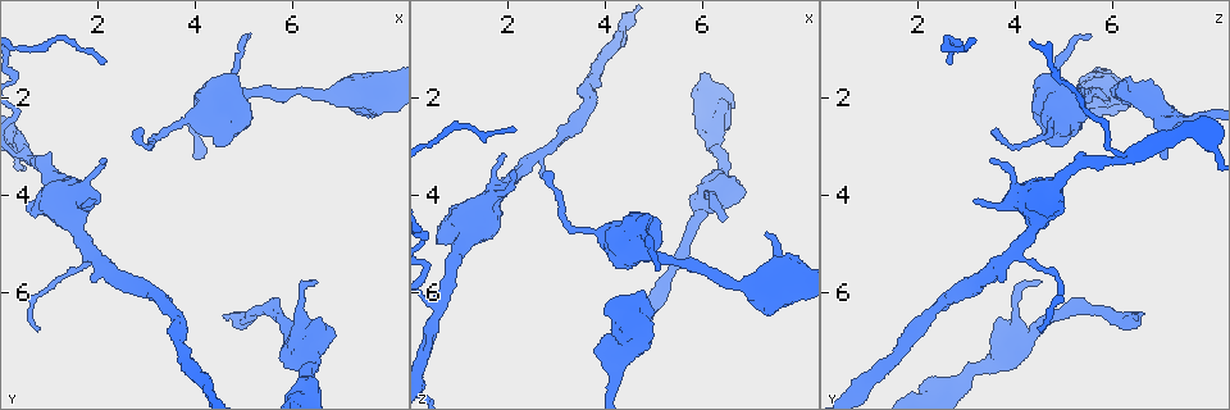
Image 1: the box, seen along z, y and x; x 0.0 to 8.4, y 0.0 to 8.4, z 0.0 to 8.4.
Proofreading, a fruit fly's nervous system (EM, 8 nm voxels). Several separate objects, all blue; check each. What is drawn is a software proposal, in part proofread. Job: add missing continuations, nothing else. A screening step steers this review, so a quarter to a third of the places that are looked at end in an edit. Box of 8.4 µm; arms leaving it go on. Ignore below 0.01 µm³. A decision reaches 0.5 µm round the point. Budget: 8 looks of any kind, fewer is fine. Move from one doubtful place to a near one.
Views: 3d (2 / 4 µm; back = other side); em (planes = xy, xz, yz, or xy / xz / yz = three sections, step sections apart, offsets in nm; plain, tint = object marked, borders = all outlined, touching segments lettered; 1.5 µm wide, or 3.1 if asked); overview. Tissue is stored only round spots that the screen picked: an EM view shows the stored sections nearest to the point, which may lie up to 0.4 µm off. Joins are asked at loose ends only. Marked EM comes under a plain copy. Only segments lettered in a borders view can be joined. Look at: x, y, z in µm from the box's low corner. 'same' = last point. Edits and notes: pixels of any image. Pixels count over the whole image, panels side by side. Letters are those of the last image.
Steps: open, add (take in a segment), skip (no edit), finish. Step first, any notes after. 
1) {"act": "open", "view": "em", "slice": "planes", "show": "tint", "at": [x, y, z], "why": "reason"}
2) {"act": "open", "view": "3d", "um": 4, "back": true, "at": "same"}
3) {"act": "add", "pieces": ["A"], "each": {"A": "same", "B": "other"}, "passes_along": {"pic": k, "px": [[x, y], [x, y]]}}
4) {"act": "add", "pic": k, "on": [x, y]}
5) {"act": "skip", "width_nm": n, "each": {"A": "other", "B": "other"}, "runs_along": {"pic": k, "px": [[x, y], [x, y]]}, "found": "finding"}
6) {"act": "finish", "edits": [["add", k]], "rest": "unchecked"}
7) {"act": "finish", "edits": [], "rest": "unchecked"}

{"act": "open", "view": "3d", "um": 2, "at": [4.00, 3.25, 7.15], "why": "free end"}

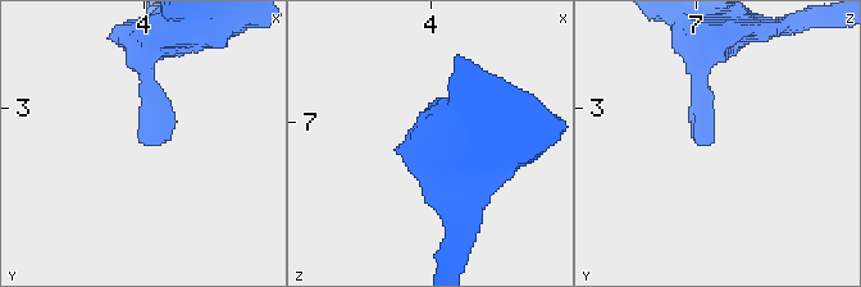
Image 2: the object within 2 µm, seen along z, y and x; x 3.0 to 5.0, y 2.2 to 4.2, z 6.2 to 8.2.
{"act": "open", "view": "em", "slice": "planes", "show": "borders", "at": [4.00, 3.22, 7.12], "why": "need the tissue"}

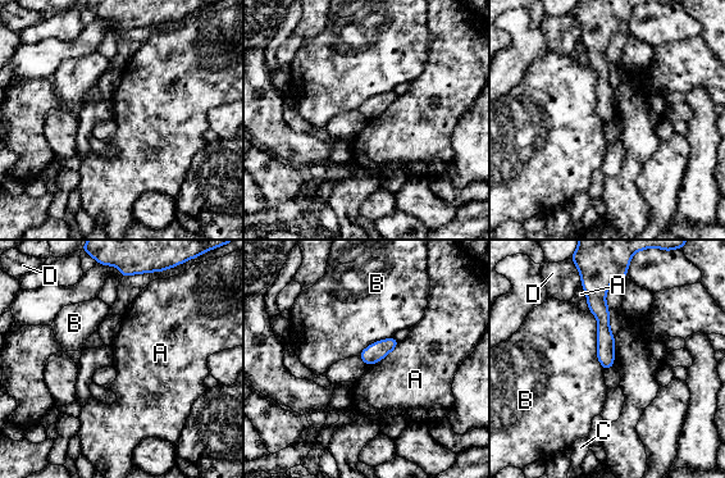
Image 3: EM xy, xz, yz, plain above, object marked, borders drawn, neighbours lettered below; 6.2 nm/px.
{"act": "skip", "each": {"A": "other", "B": "other", "C": "other", "D": "other"}, "border": {"pic": 3, "px": [[399, 342], [383, 358], [366, 365]]}, "found": "none of them fits"}

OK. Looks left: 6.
{"act": "open", "view": "em", "slice": "xz", "step": 4, "show": "borders", "at": [5.05, 0.70, 5.55], "why": "an open end"}

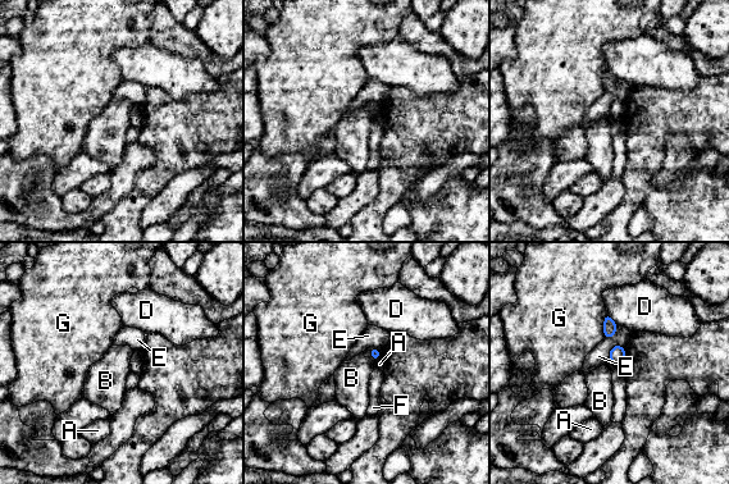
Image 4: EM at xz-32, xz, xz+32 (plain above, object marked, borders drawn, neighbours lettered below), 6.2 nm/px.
{"act": "skip", "each": {"A": "other", "B": "other", "D": "other", "E": "other", "F": "other", "G": "other"}, "border": {"pic": 4, "px": [[367, 351], [374, 361]]}, "found": "no lettered segment goes on from it"}

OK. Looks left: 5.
{"act": "open", "view": "3d", "um": 2, "at": [4.60, 6.40, 6.45], "why": "branch stops here"}

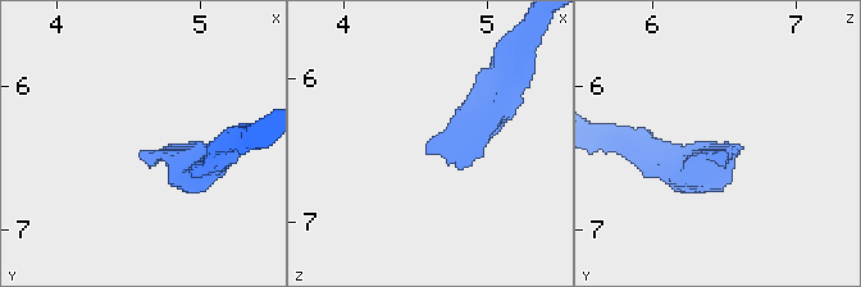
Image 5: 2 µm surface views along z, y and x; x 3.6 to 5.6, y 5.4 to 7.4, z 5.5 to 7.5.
{"act": "open", "view": "em", "slice": "planes", "show": "borders", "at": [4.60, 6.44, 6.50], "why": "shape alone is not enough"}

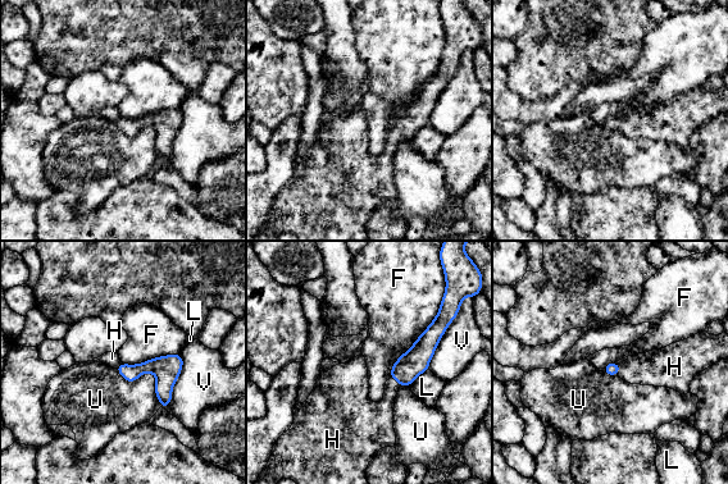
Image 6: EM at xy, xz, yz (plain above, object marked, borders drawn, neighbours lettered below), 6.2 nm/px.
{"act": "add", "pieces": ["H"], "each": {"F": "other", "H": "same", "L": "other", "U": "other", "V": "other"}, "passes_along": {"pic": 6, "px": [[612, 368], [619, 368], [659, 368]]}, "found": "the neuron continues"}

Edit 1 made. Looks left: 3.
{"act": "finish", "edits": [["add", 6]], "rest": "unchecked"}

